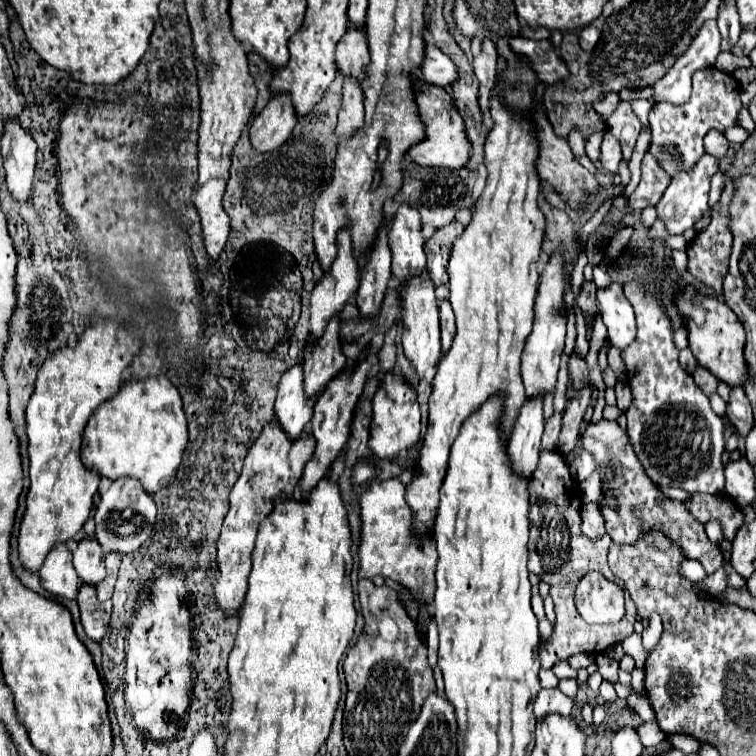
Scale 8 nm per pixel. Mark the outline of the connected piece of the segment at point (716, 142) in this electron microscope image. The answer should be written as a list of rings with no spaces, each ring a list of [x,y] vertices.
[[[708,131],[706,137],[704,137],[704,147],[714,157],[724,159],[726,151],[728,151],[728,141],[726,141],[726,137],[720,131]]]

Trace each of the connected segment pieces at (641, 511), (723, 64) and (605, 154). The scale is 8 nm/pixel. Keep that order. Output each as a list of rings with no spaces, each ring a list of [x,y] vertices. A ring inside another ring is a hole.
[[[602,419],[600,423],[590,423],[584,431],[582,445],[592,453],[596,461],[596,469],[604,471],[602,477],[602,493],[604,501],[600,503],[600,511],[606,521],[606,533],[618,545],[634,545],[644,533],[660,531],[668,539],[672,539],[684,553],[686,559],[696,559],[702,563],[708,575],[712,575],[722,565],[722,551],[718,545],[710,543],[706,537],[704,525],[690,515],[686,505],[680,501],[672,501],[666,497],[644,473],[626,431],[616,421]],[[612,467],[612,471],[610,471]]]
[[[721,52],[714,66],[722,72],[733,74],[733,72],[740,67],[749,68],[751,66],[751,61],[747,56],[741,58],[731,54],[731,52]]]
[[[606,131],[604,139],[602,139],[602,145],[600,145],[600,163],[602,163],[602,169],[608,171],[608,173],[616,173],[620,161],[622,161],[620,143],[618,143],[618,139],[614,139]]]

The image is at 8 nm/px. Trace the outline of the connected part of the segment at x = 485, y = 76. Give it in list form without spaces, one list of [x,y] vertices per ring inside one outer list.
[[[490,39],[482,41],[480,53],[474,55],[472,67],[474,73],[480,81],[480,109],[482,109],[482,121],[486,125],[486,129],[491,130],[493,120],[489,112],[491,101],[492,87],[496,85],[496,59],[498,59],[498,49],[496,43]]]

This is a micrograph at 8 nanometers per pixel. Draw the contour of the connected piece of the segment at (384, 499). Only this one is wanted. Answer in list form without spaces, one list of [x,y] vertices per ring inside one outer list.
[[[398,479],[374,481],[360,497],[360,579],[372,579],[382,575],[402,583],[410,591],[418,591],[418,599],[426,605],[434,599],[434,569],[436,569],[436,547],[434,539],[412,537],[412,511],[404,499],[404,485]]]

